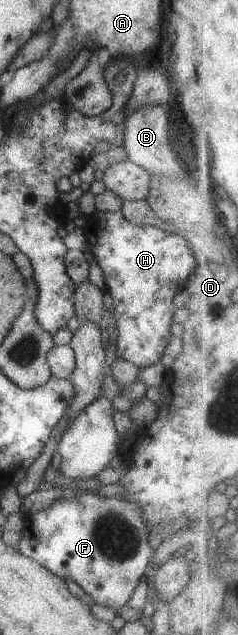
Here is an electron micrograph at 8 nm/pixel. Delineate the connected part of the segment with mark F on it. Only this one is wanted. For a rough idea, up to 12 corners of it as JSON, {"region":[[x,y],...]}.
{"region":[[91,491],[27,513],[17,550],[123,607],[155,552],[139,505]]}

